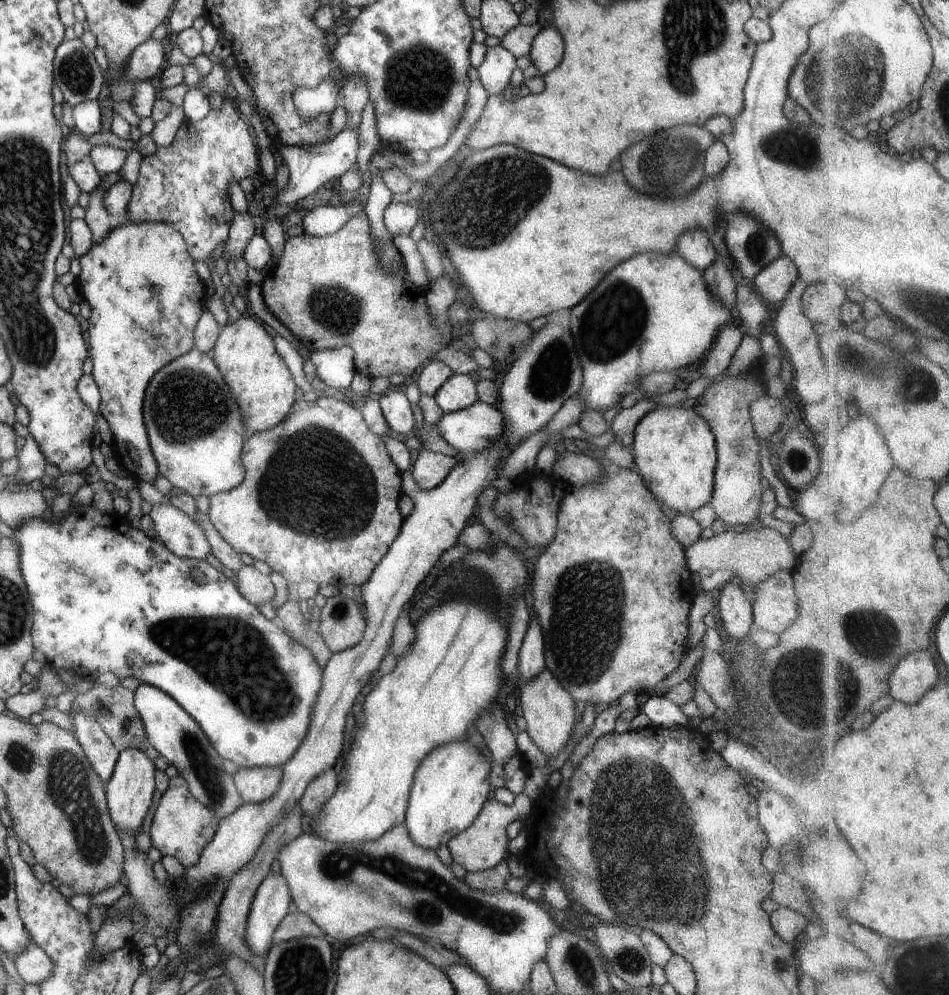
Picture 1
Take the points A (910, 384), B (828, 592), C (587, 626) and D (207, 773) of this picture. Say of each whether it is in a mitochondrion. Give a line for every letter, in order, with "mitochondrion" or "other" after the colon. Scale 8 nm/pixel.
A: mitochondrion
B: other
C: mitochondrion
D: mitochondrion

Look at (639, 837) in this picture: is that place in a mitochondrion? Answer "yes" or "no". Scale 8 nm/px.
yes

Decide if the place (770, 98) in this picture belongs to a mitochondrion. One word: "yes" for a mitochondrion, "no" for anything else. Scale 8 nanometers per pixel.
no

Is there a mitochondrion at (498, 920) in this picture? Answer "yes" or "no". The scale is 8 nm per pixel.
yes

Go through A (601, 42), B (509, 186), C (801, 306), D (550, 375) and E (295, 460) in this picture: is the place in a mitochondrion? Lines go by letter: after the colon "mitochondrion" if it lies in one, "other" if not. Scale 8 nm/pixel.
A: other
B: mitochondrion
C: other
D: mitochondrion
E: mitochondrion

